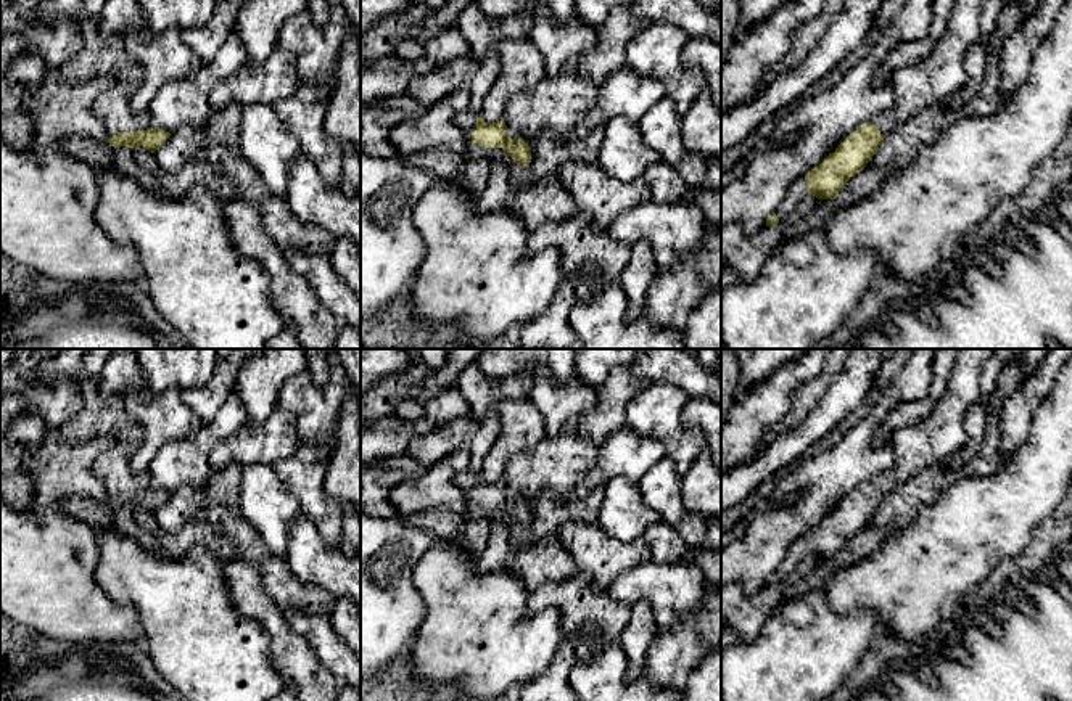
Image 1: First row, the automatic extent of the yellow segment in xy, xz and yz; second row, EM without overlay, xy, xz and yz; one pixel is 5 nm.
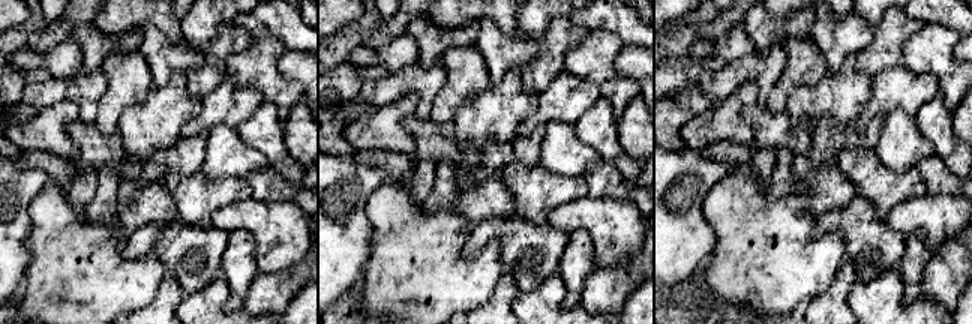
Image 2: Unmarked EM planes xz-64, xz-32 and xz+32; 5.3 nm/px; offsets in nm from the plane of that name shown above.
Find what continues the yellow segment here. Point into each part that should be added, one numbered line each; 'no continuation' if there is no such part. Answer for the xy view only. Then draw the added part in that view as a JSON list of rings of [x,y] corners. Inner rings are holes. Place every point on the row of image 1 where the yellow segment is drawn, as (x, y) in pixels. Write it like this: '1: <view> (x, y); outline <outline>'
1: xy (113, 103); outline [[[114,80],[108,88],[98,93],[95,108],[103,116],[105,127],[111,135],[142,132],[150,127],[146,113],[134,114],[130,111],[130,95],[124,82]]]

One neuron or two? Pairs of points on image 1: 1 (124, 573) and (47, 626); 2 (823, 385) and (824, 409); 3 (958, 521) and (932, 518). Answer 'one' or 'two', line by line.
1: two
2: two
3: one

